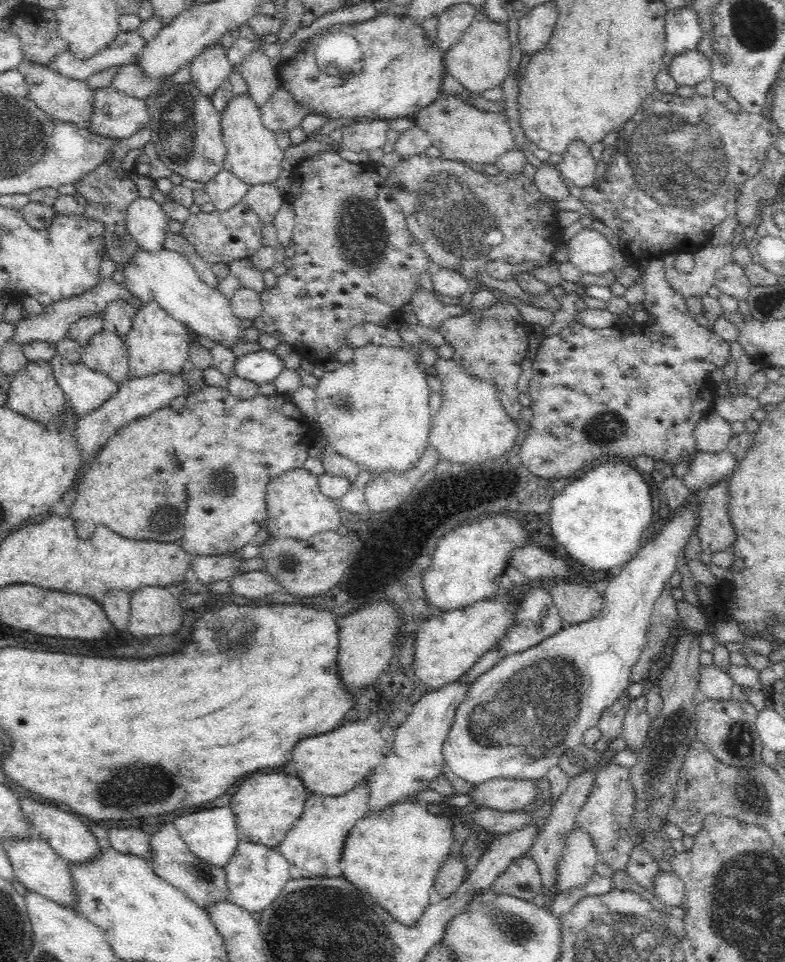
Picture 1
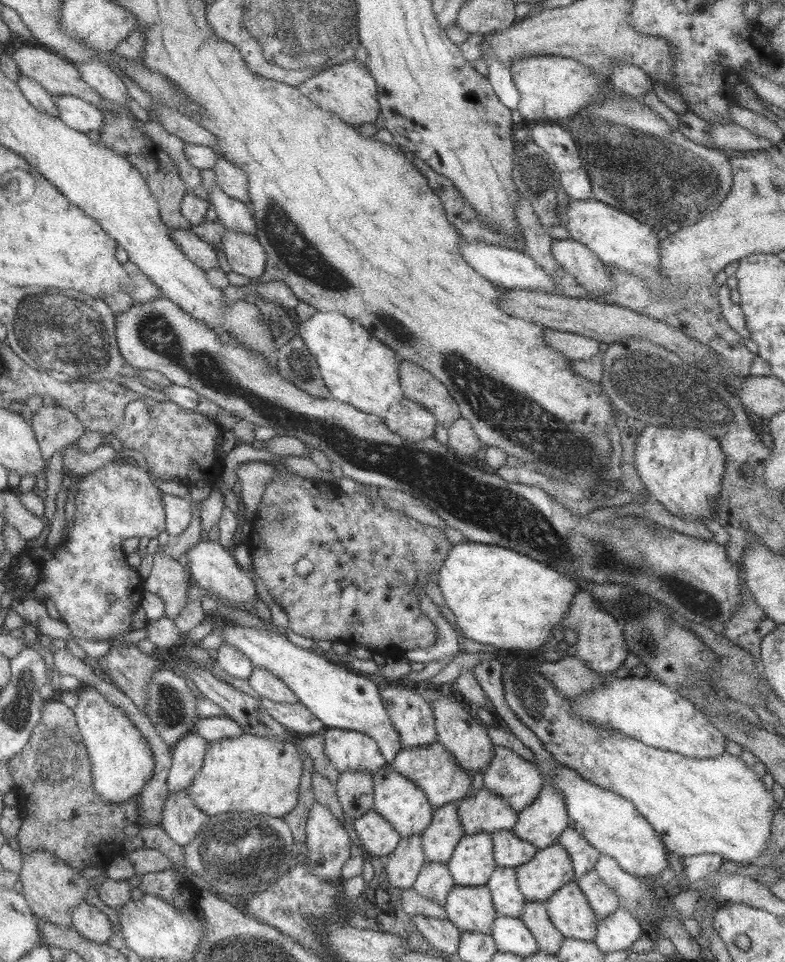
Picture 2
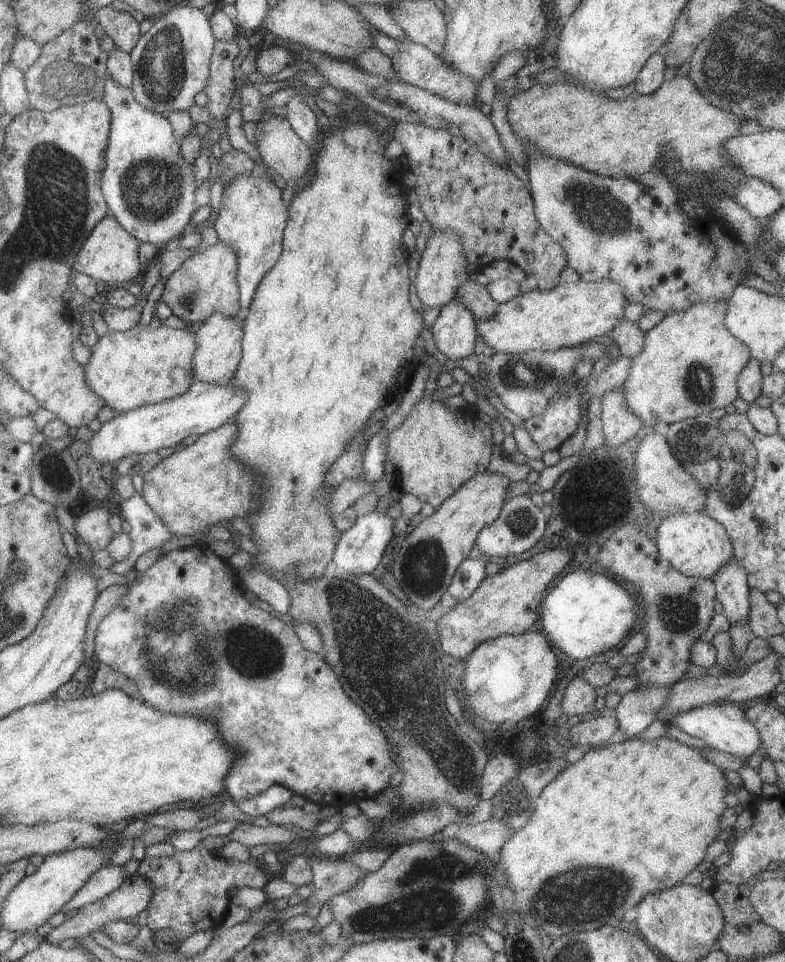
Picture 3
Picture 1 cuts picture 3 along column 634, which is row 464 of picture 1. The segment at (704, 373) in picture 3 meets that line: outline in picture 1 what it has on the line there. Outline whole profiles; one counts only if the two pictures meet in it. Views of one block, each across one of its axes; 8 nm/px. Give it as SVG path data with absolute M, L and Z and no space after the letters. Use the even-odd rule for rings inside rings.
M370 342L353 349L351 359L341 363L334 371L325 372L314 388L317 430L322 431L327 445L340 456L350 459L359 469L368 469L374 476L411 470L429 445L434 416L429 402L431 390L422 367L415 363L417 359L418 356L411 350L404 350L401 346L383 346Z

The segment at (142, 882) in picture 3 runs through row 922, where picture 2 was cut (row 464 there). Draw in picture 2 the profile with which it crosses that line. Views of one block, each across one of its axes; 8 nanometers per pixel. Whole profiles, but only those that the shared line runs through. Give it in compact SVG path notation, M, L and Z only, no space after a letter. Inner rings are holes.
M106 442L98 446L96 450L89 452L90 454L82 453L81 450L78 450L76 443L66 446L62 450L62 454L64 454L62 456L64 472L67 472L73 478L102 470L104 466L108 466L108 464L112 464L112 462L119 459L118 453Z

